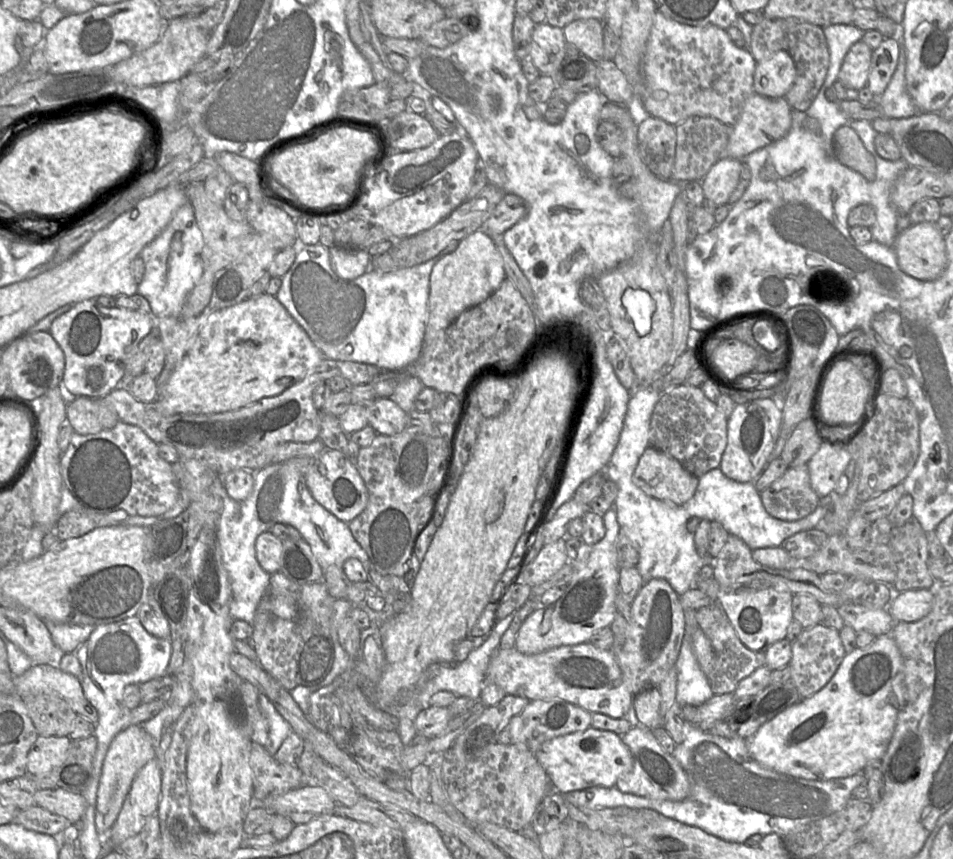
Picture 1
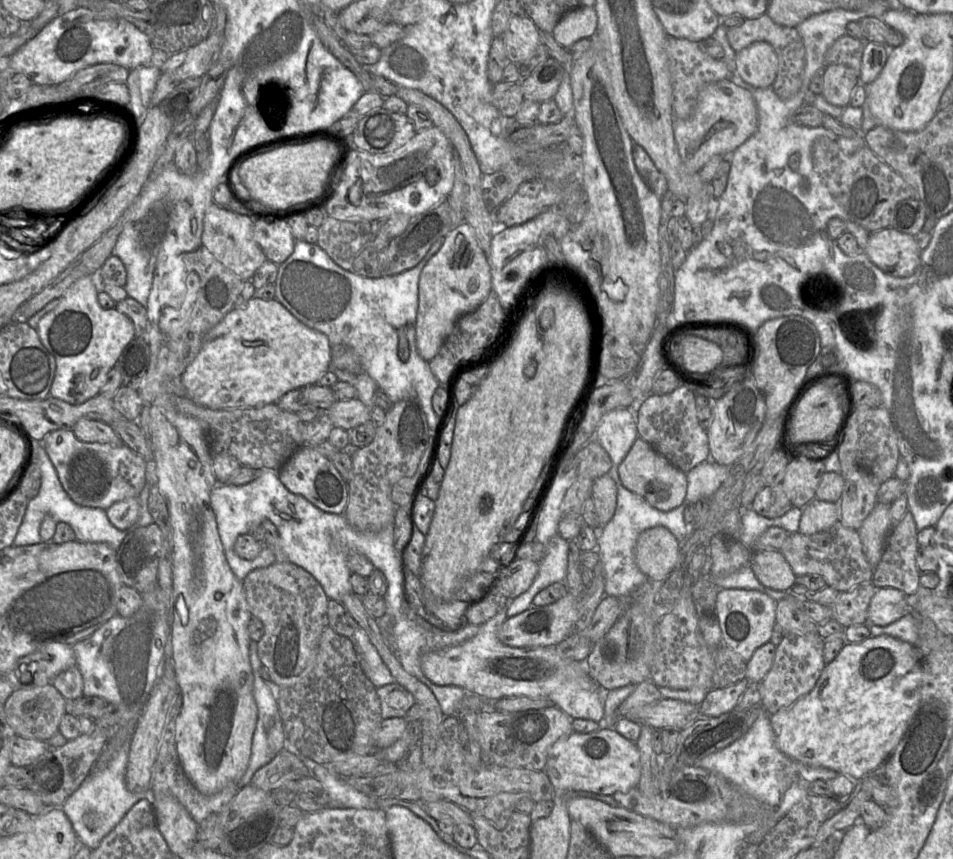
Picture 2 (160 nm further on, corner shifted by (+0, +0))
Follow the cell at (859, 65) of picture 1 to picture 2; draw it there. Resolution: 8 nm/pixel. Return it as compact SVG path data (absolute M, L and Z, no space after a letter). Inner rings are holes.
M831 64L824 68L822 76L824 99L834 106L850 105L851 95L860 84L860 73L843 64Z

